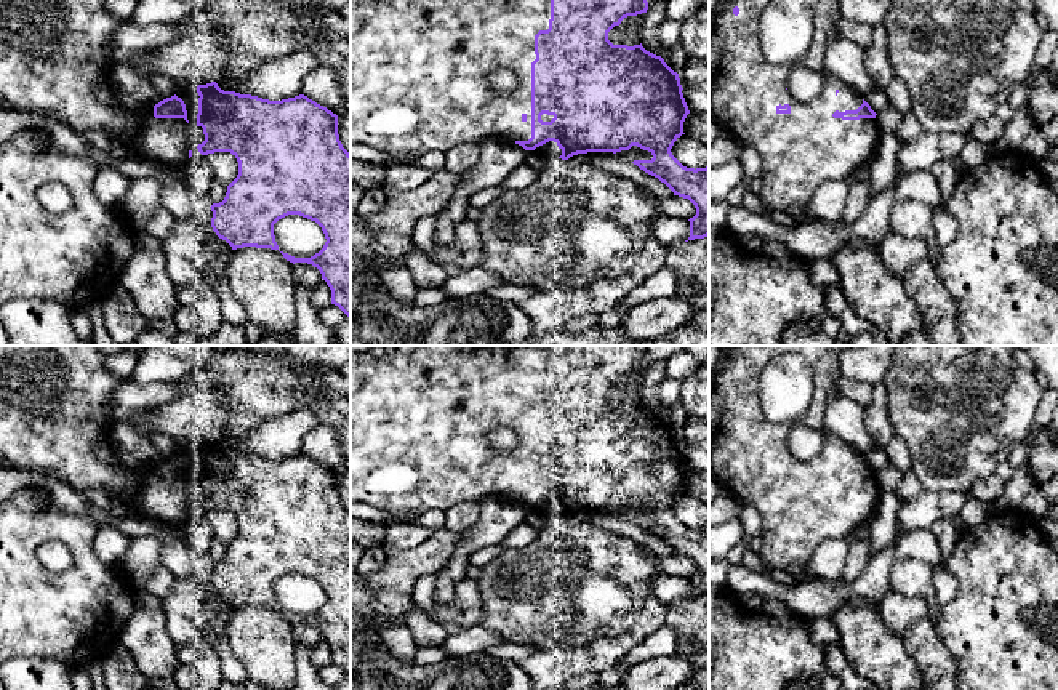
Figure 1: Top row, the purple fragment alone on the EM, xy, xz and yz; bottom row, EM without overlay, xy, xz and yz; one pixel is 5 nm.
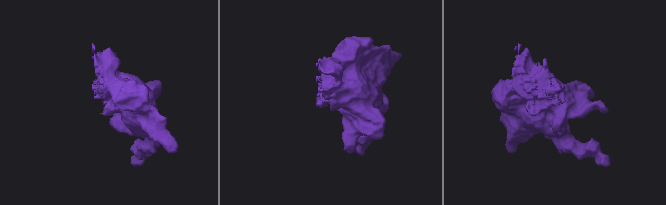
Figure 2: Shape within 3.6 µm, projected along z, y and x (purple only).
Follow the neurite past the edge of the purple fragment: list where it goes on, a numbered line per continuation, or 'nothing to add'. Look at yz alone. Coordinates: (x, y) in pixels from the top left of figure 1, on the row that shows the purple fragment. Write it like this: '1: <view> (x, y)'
1: yz (799, 151)

